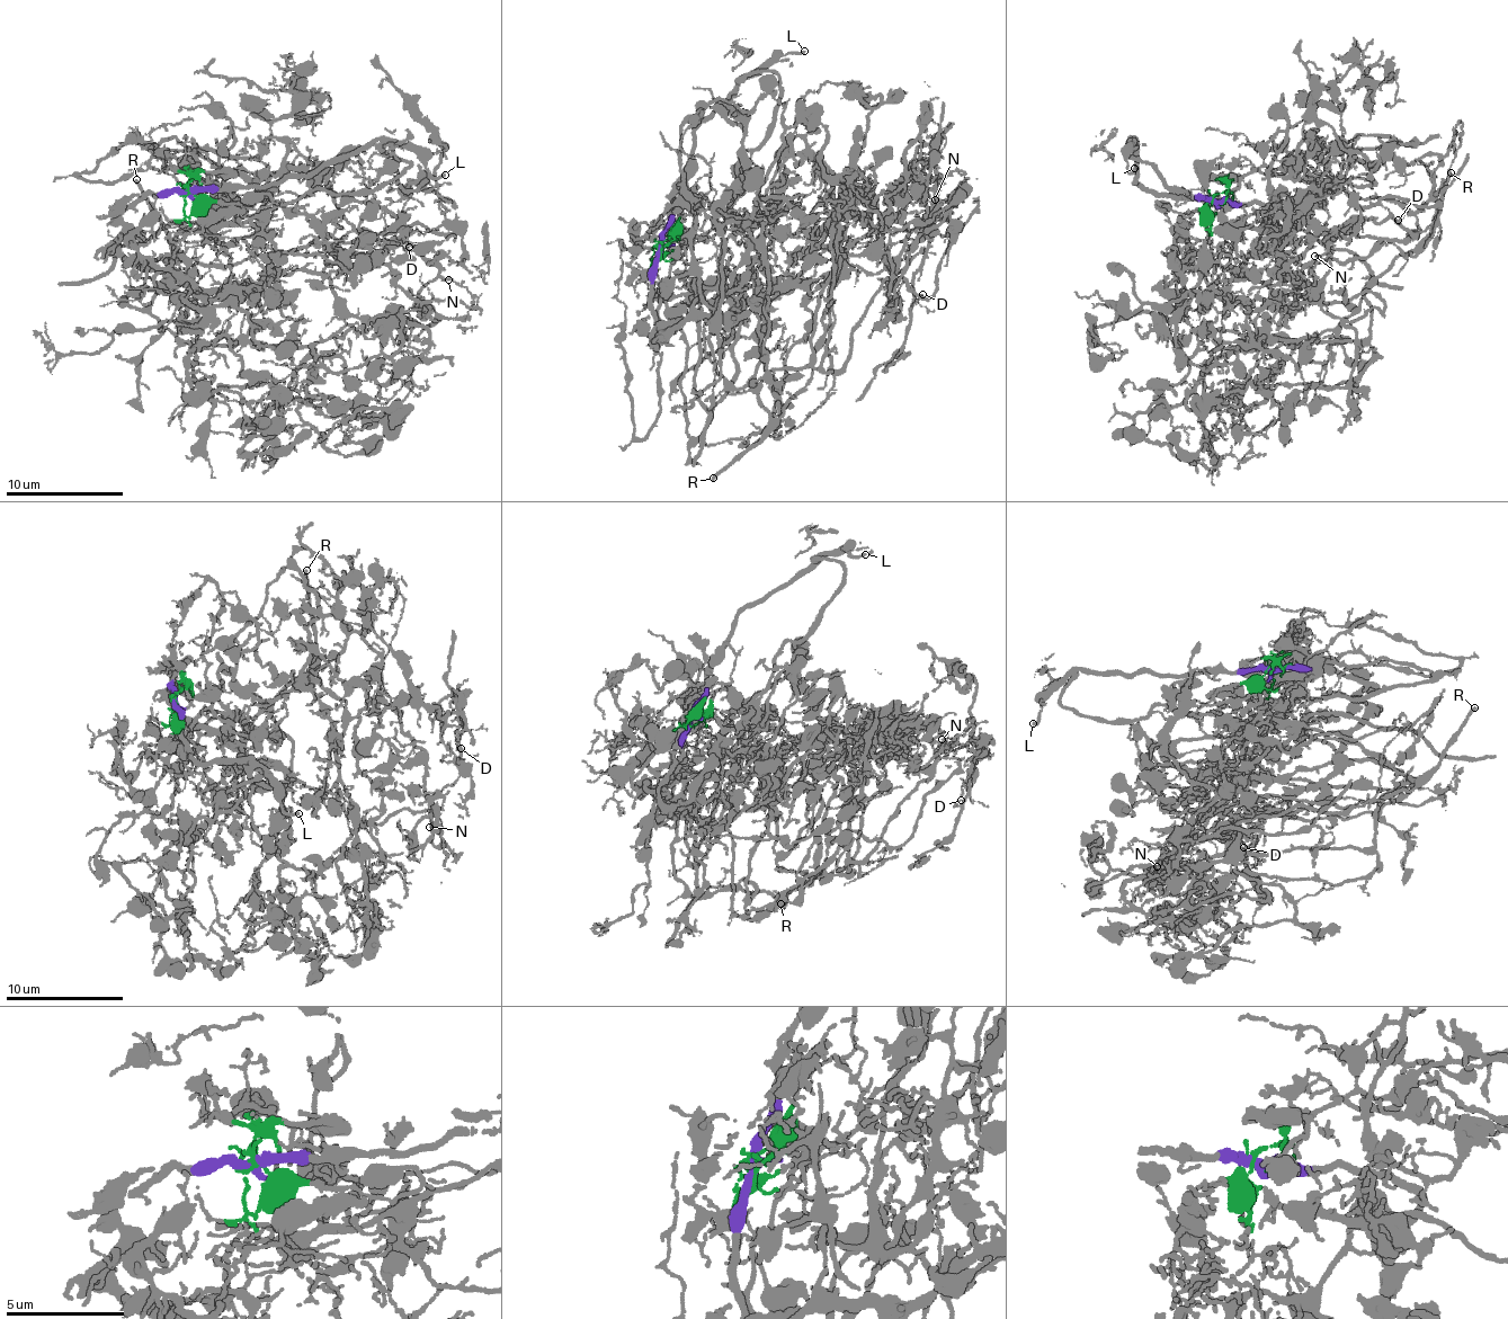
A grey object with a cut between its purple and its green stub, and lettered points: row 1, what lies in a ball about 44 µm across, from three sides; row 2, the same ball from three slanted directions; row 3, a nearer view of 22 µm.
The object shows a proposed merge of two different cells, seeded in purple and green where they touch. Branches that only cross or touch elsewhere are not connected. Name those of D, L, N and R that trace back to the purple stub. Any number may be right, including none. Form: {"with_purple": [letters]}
{"with_purple": ["L"]}

